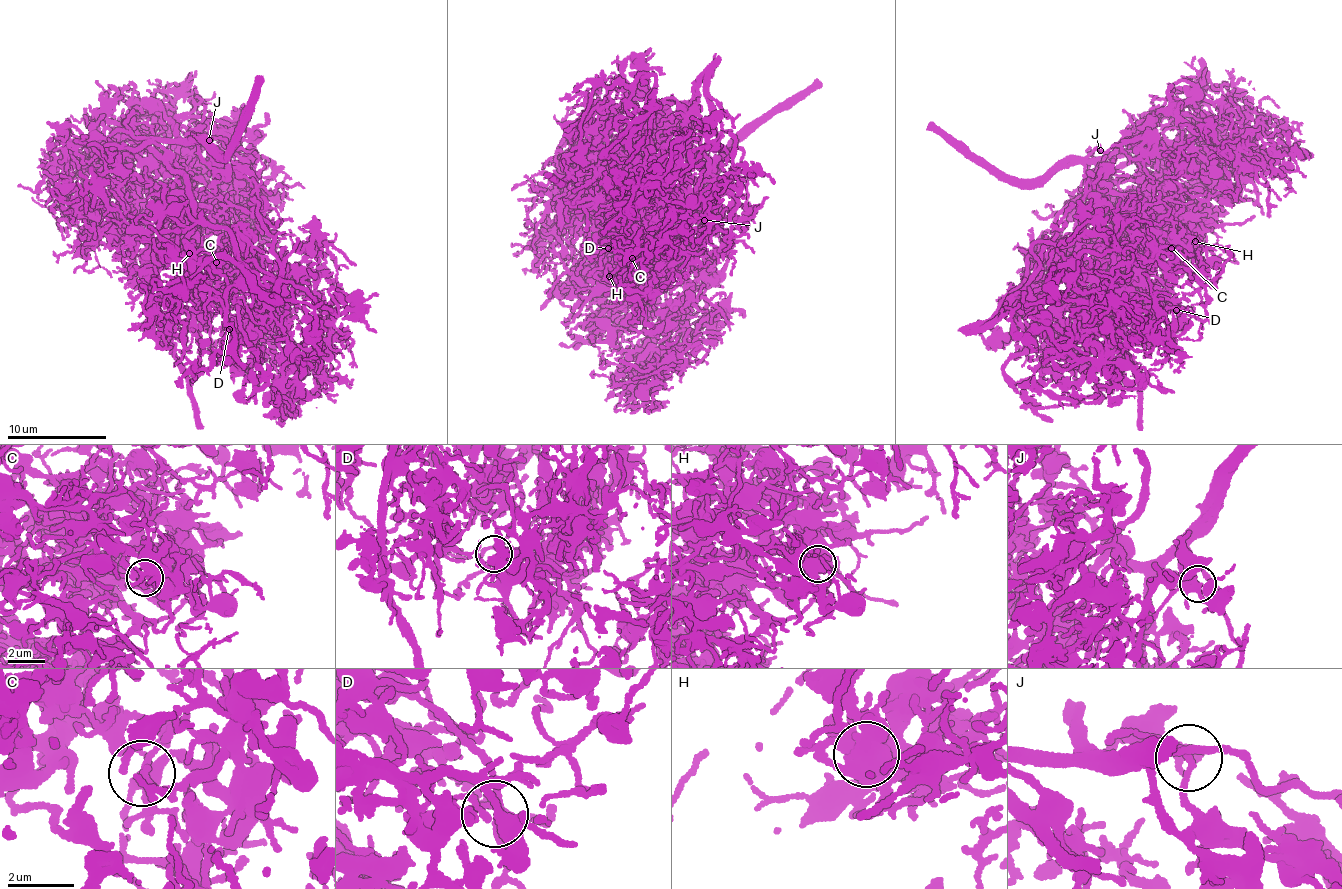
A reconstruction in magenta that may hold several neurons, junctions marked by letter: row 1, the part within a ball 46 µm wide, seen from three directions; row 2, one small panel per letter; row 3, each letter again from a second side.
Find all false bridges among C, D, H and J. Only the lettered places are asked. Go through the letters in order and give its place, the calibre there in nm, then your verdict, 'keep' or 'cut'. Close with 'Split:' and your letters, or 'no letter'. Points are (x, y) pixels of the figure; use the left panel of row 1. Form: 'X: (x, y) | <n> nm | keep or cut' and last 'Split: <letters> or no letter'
C: (216, 262) | 120 nm | cut
D: (229, 329) | 150 nm | keep
H: (189, 253) | 600 nm | cut
J: (209, 140) | 170 nm | keep
Split: C, H

